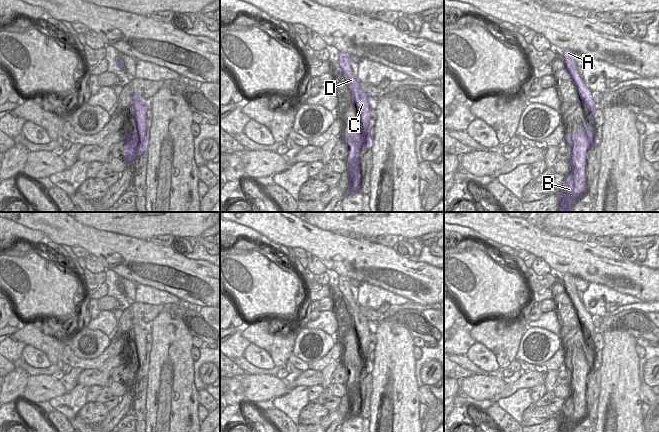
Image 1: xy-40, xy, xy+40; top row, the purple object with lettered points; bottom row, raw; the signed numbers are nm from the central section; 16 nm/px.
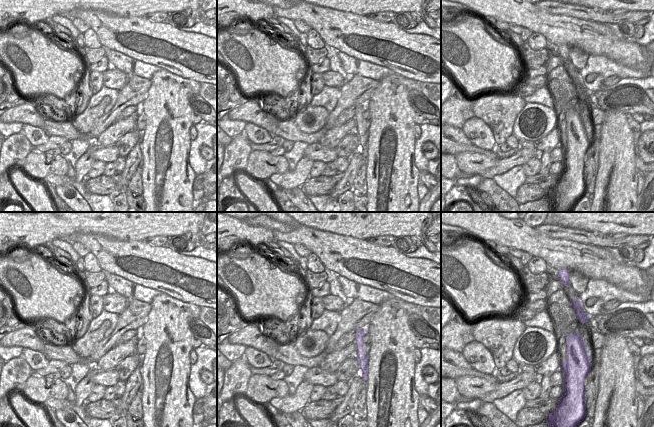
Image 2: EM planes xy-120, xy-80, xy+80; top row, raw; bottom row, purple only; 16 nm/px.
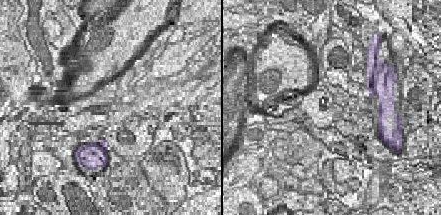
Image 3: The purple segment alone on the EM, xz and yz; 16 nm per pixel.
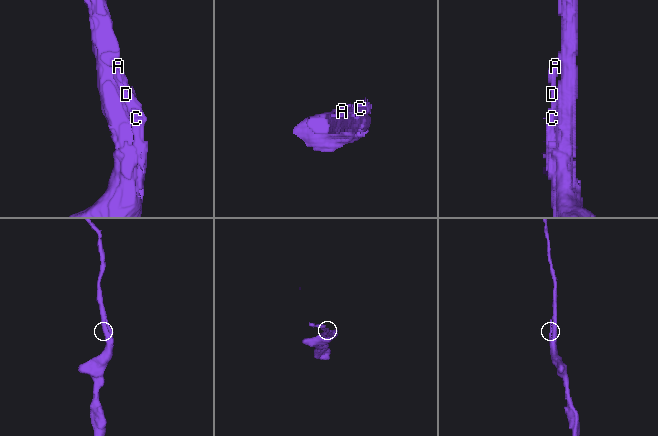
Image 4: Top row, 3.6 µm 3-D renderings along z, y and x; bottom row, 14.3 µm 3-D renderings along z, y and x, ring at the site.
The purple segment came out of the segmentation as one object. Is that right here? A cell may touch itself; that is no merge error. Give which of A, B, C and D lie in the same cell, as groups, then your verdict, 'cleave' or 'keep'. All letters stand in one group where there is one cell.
groups A B C D; keep

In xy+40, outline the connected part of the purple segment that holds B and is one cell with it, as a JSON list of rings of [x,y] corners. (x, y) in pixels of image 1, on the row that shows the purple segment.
[[[586,123],[584,126],[581,132],[574,128],[574,133],[564,139],[570,149],[570,169],[558,190],[558,212],[571,211],[587,193],[587,152],[597,145],[597,130],[591,134]]]

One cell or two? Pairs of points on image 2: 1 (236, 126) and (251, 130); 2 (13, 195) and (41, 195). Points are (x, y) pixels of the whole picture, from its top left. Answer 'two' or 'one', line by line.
1: two
2: two

